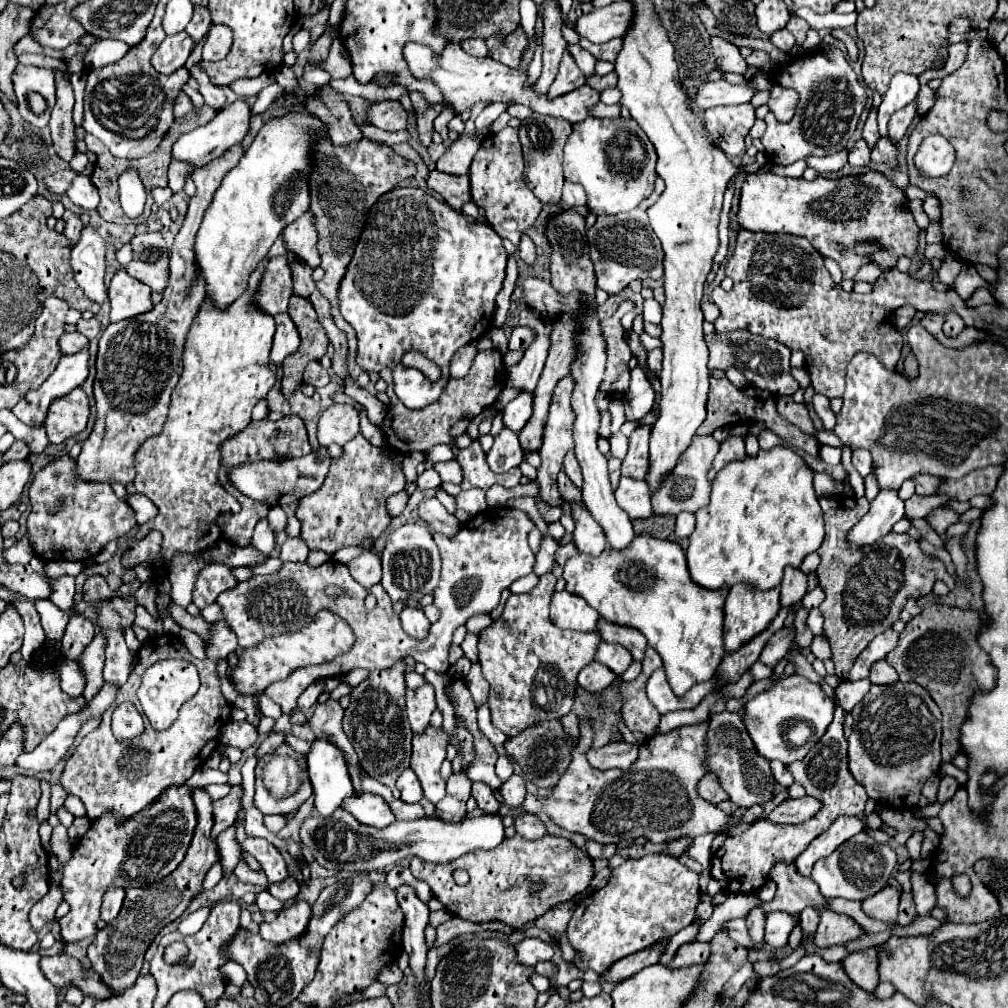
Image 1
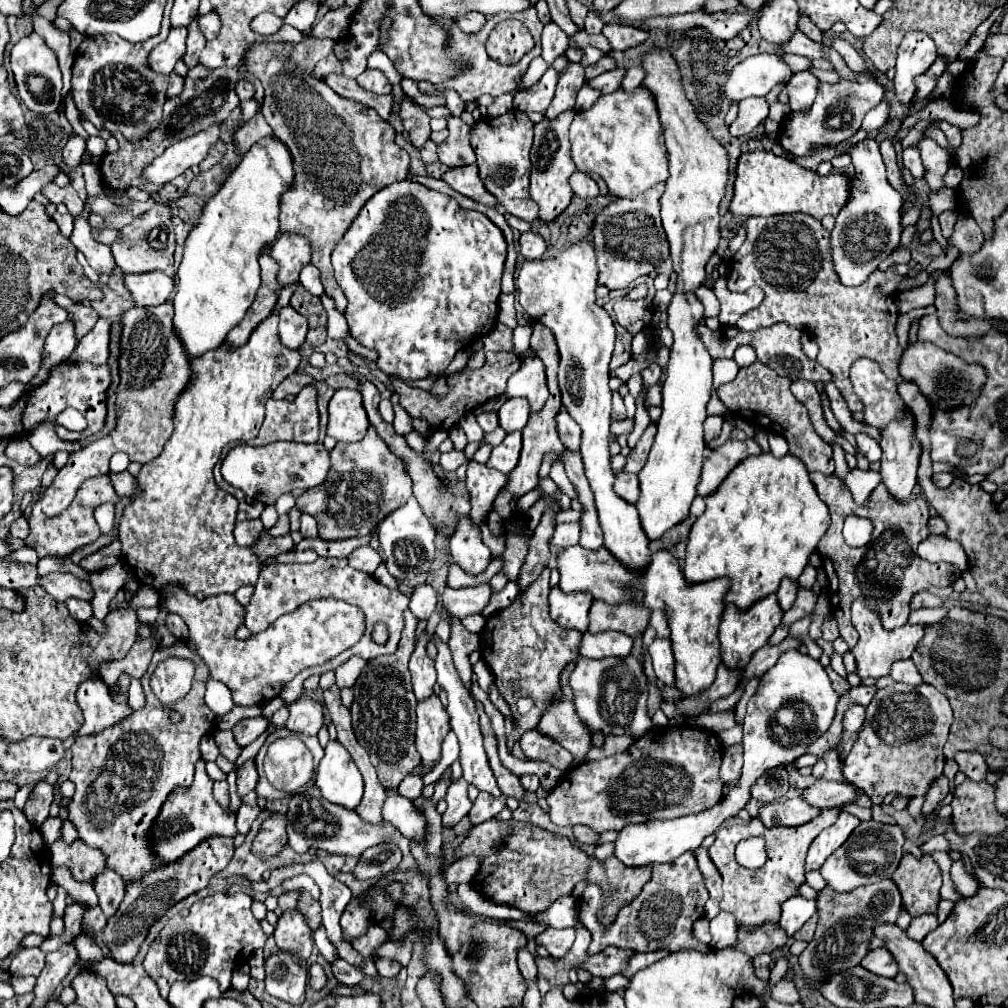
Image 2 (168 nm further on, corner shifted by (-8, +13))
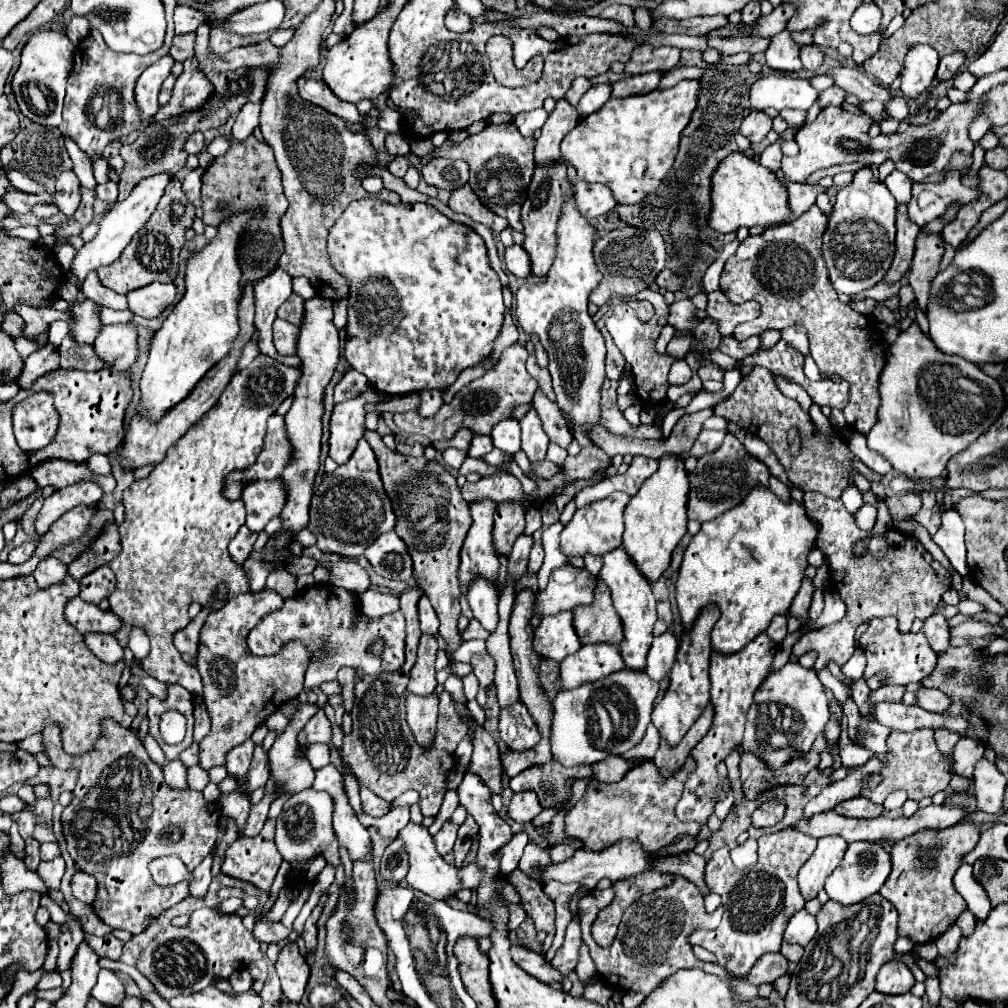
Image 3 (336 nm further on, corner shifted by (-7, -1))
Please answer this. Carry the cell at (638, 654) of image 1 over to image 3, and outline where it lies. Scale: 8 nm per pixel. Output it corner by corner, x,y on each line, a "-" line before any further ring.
598,580
594,604
574,608
574,628
582,644
618,644
622,640
622,620
618,620
610,590
602,580

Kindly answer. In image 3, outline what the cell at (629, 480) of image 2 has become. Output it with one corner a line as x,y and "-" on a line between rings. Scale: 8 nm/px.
614,492
604,500
592,502
590,506
584,506
580,510
574,512
572,520
564,526
562,534
560,534
560,546
562,552
570,558
570,556
584,556
586,552
590,554
606,554
614,548
618,548
622,544
622,532
624,532
624,508
628,504
630,496
626,496
624,492

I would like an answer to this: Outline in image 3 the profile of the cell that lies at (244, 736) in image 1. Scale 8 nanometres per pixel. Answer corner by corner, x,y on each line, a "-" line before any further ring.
246,740
244,744
240,744
238,748
232,748
226,756
226,768
228,768
228,774
234,774
240,782
240,790
244,786
244,780
246,780
246,772
248,772
248,766
250,766
250,760
252,760
252,752
254,752
254,742
252,740

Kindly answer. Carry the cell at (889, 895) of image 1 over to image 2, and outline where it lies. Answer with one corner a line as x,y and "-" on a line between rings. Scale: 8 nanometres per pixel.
889,878
875,882
871,886
859,886
857,890
845,894
839,894
831,886
825,886
817,894
819,920
815,936
807,944
807,948
799,954
799,966
805,986
817,990
817,986
827,982
831,976
861,964
863,956
869,952
871,940
867,938
873,934
875,926
885,922
895,924
899,910
901,910
901,894
899,888

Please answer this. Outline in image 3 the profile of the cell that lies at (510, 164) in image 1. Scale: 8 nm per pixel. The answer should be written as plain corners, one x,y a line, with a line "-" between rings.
488,124
482,132
468,136
464,142
444,142
444,146
436,148
430,138
412,138
410,140
410,152
418,158
424,156
442,156
442,158
462,158
470,166
470,186
480,198
480,202
496,212
498,216
504,216
512,230
522,232
520,222
520,208
526,200
528,184
532,180
534,172
534,138
526,138
518,132
516,124
500,124
492,126

